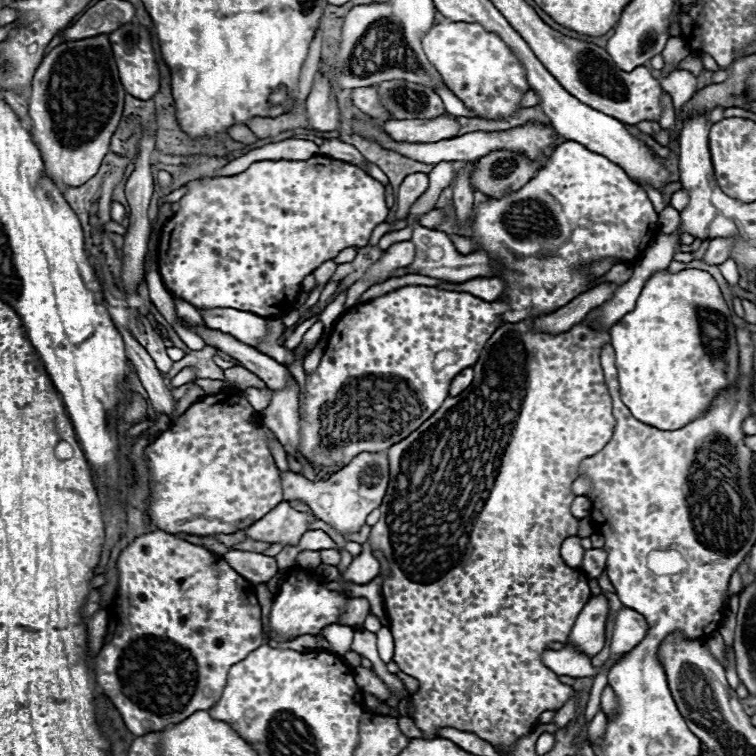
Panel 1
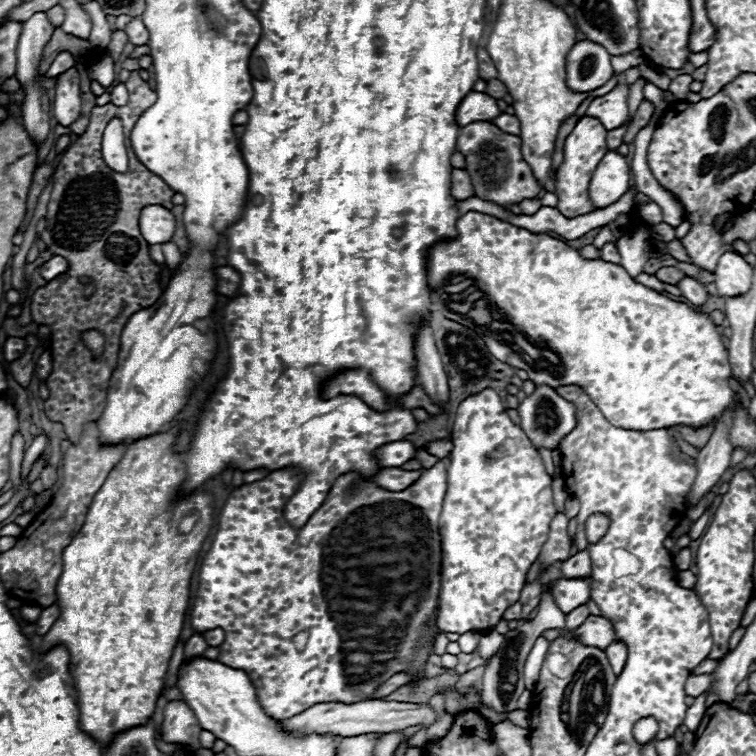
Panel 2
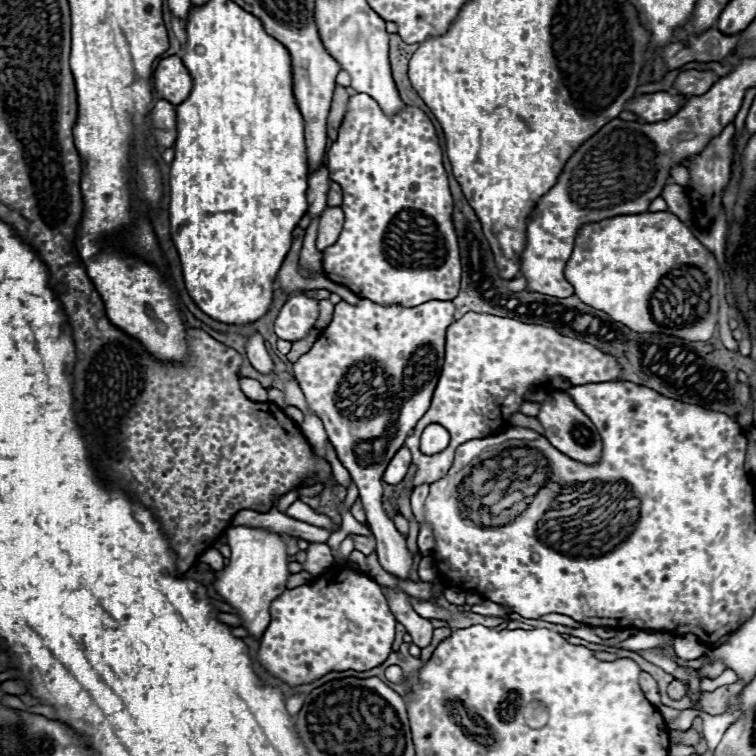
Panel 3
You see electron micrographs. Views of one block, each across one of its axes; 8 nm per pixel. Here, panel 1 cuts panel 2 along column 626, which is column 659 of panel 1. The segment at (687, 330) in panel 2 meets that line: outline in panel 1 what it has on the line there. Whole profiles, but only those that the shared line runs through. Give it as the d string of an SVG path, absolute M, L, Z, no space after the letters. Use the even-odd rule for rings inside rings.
M682 270L678 274L658 272L646 282L632 312L622 316L612 328L612 346L616 350L616 368L622 402L640 422L660 428L678 430L710 410L722 390L736 386L740 378L738 344L734 346L732 312L722 298L716 280L704 270Z

